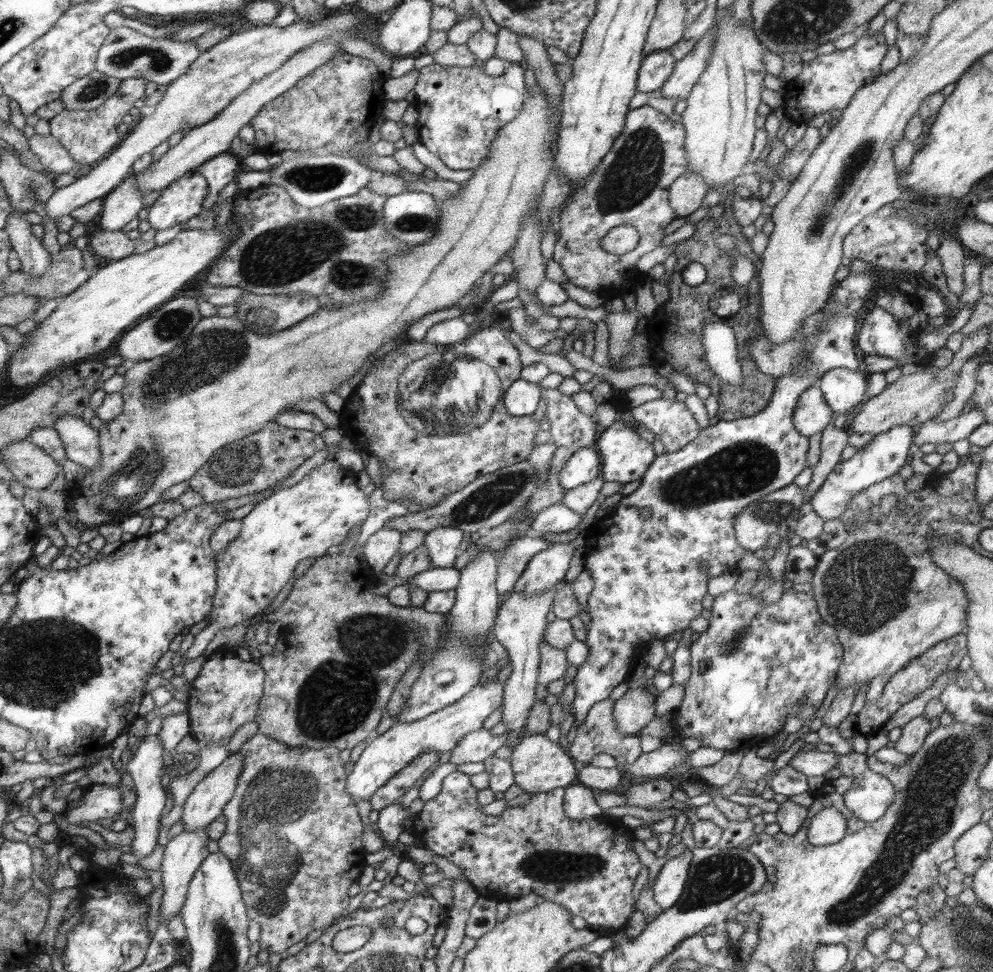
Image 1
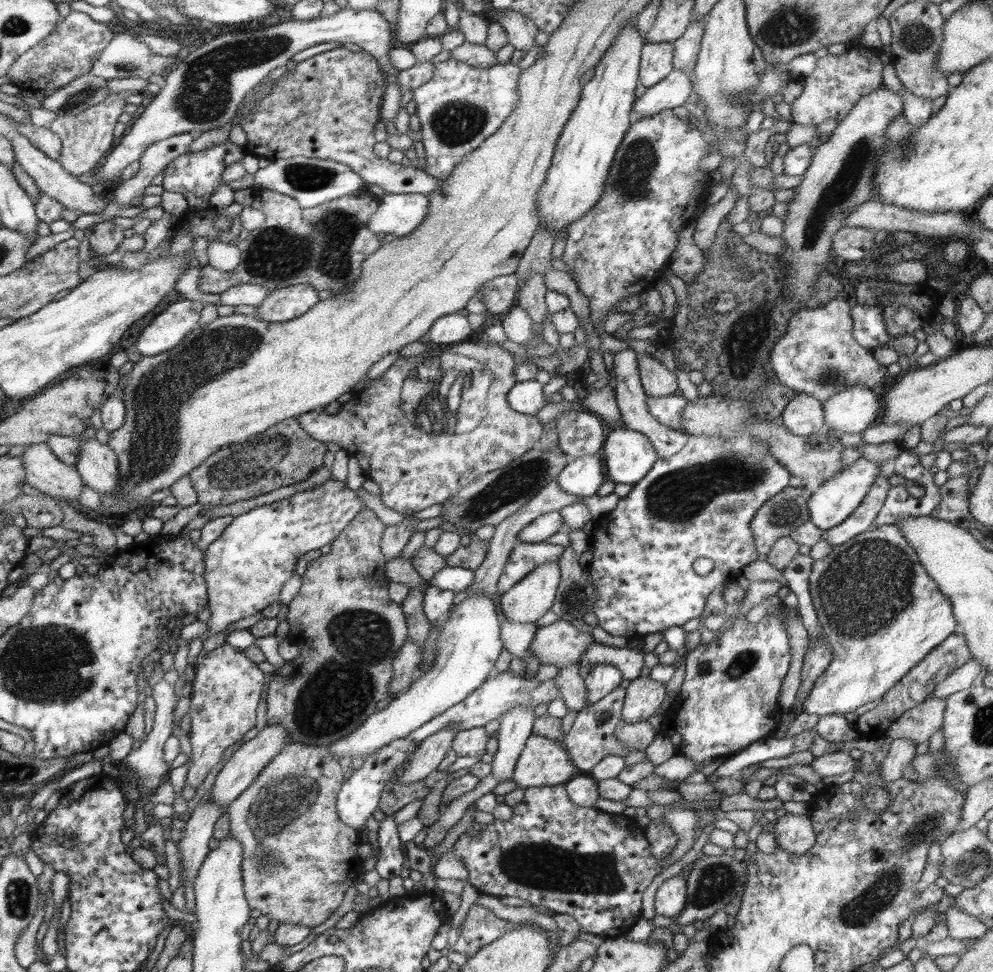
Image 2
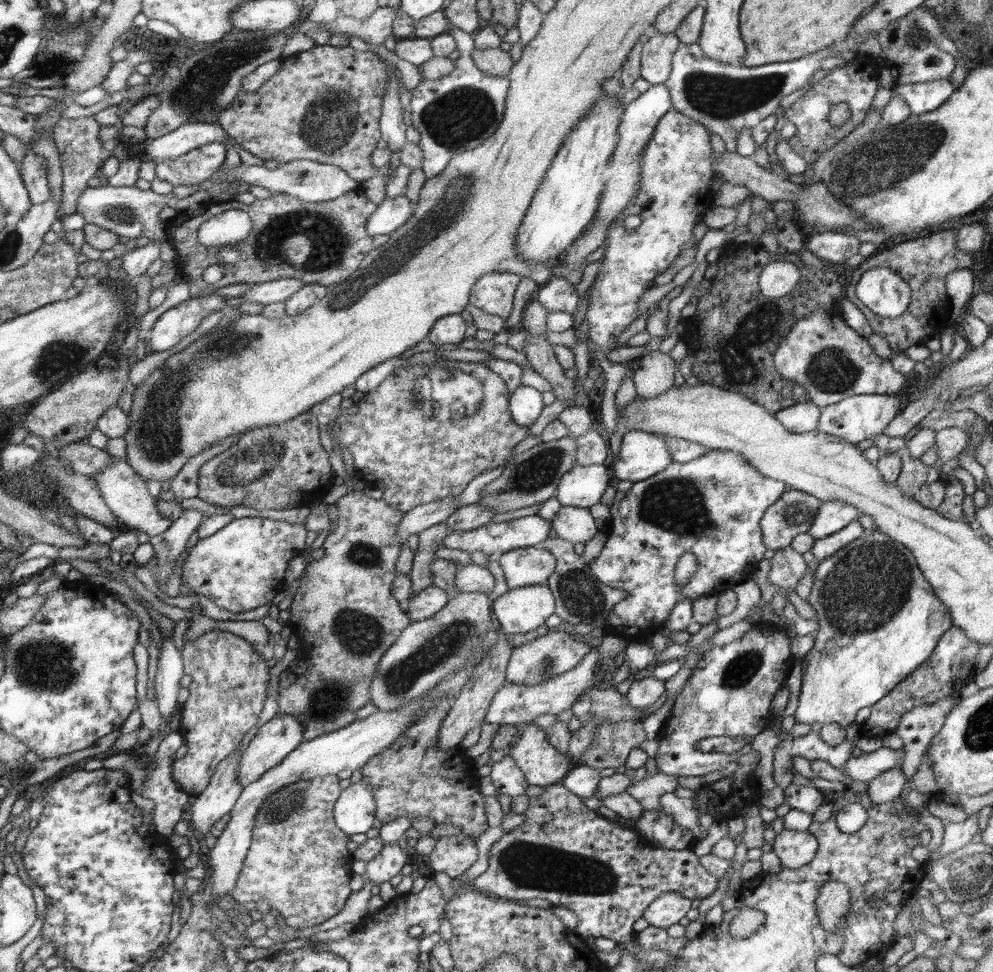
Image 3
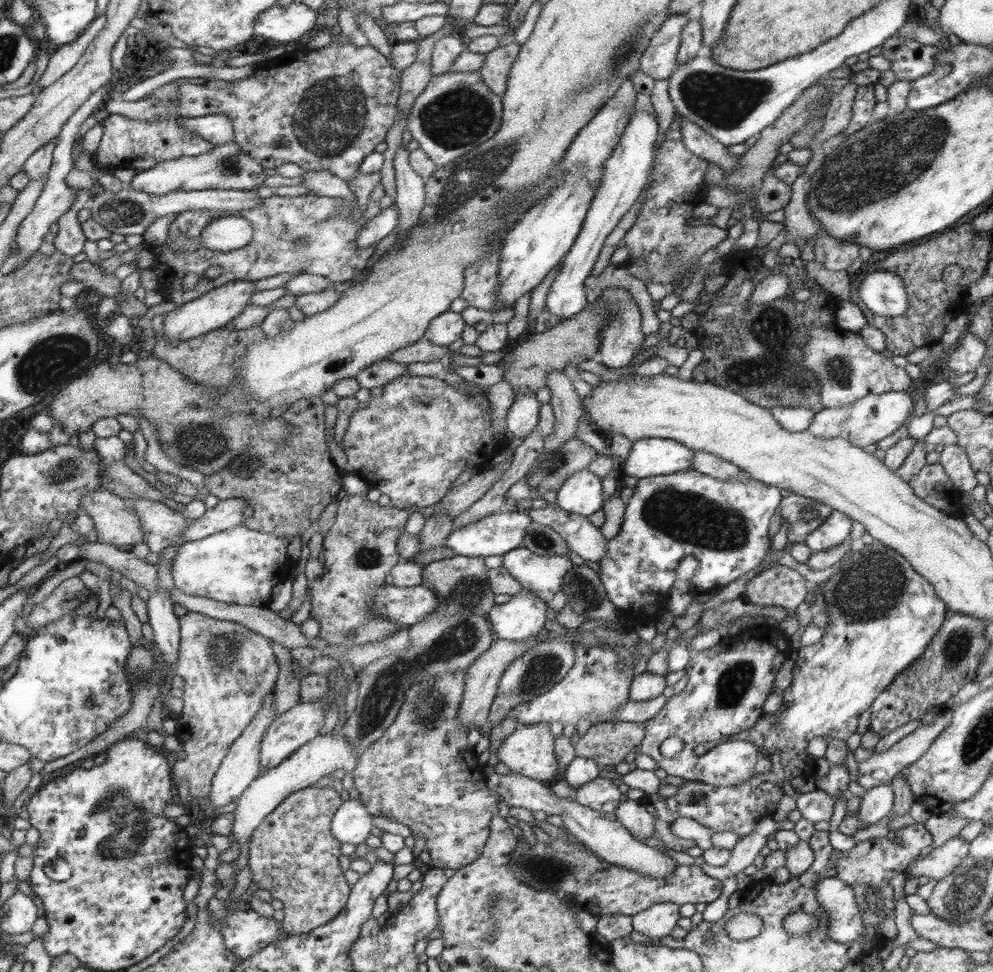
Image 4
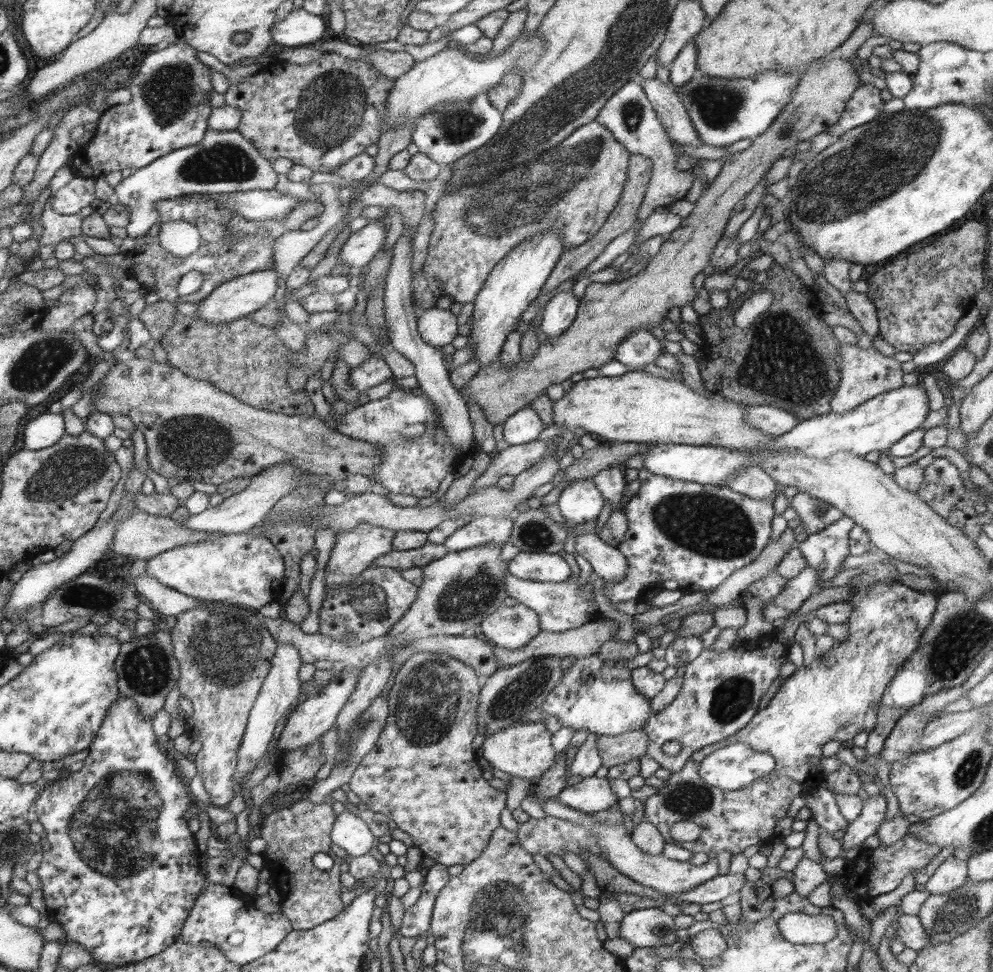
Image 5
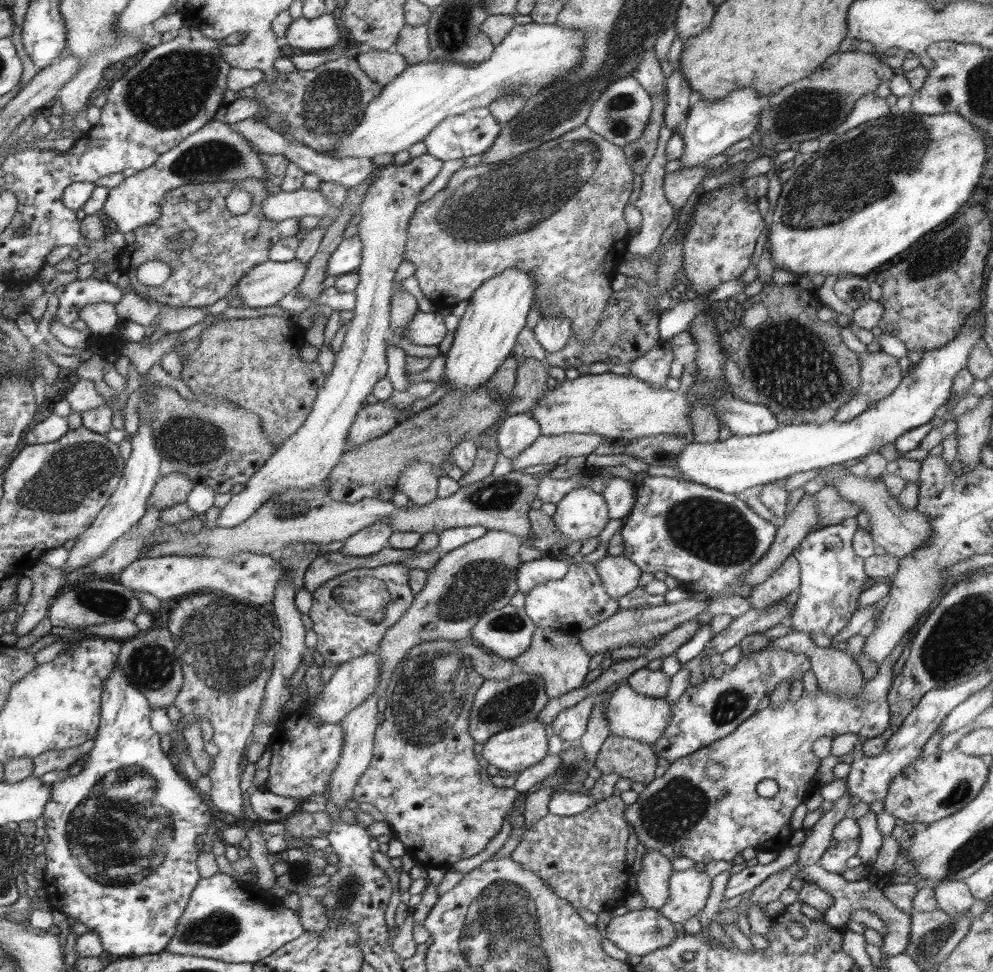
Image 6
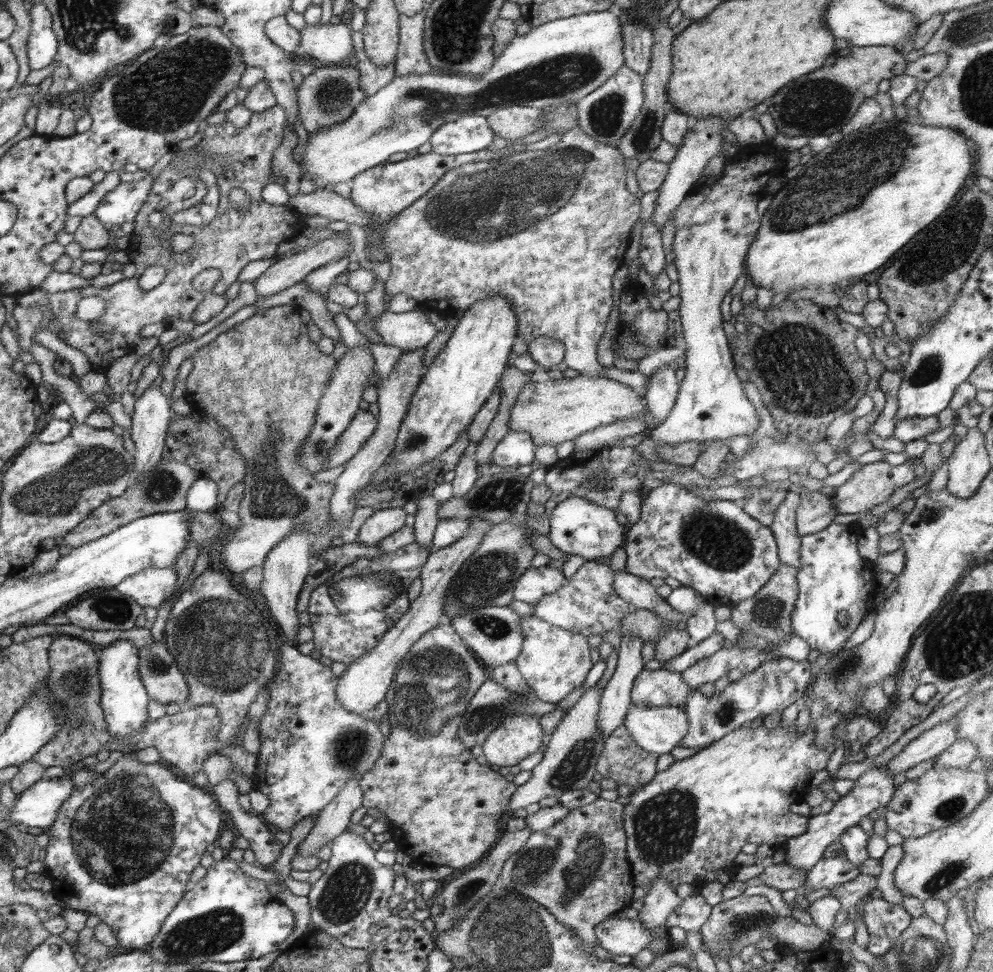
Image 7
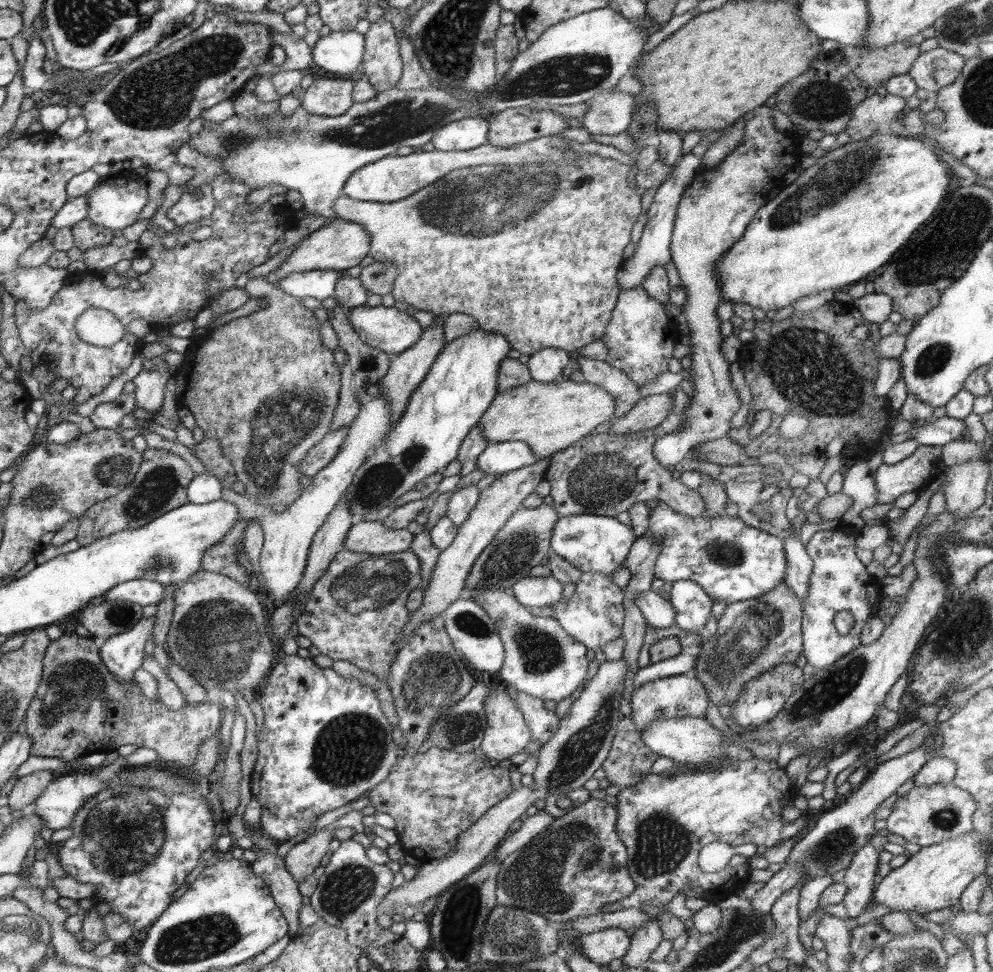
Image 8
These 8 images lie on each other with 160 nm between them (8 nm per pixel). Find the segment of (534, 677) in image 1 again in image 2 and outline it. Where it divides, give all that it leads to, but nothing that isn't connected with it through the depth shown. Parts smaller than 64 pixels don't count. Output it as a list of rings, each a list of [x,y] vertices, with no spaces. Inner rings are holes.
[[[504,617],[501,618],[500,624],[500,640],[502,646],[507,648],[512,656],[517,656],[526,662],[528,666],[528,674],[525,679],[535,680],[532,674],[538,670],[539,660],[531,654],[532,640],[536,636],[536,632],[540,627],[536,623],[516,623]],[[515,707],[498,720],[498,750],[491,762],[491,772],[501,782],[512,781],[516,761],[533,733],[535,712],[532,707]]]

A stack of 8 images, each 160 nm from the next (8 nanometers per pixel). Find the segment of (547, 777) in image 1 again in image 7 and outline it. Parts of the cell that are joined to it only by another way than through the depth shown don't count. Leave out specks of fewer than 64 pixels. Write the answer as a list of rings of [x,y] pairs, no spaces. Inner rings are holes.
[[[534,715],[506,717],[482,744],[483,761],[489,765],[514,766],[545,745],[544,732]]]

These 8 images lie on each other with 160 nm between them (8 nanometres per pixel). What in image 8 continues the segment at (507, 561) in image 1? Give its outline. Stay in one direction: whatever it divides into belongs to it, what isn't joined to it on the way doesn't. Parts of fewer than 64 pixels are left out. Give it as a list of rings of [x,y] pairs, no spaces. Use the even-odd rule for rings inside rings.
[[[526,576],[512,586],[513,596],[526,607],[554,607],[562,601],[563,585],[554,576]]]

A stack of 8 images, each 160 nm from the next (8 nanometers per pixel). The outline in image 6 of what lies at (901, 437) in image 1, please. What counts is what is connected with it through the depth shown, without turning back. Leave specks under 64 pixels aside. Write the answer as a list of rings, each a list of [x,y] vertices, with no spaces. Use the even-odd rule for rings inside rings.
[[[847,518],[840,524],[822,526],[819,530],[810,531],[794,549],[791,556],[797,558],[801,574],[798,600],[787,621],[792,631],[834,637],[857,611],[858,598],[868,580],[864,570],[865,559],[854,553],[852,544],[857,524],[855,518]]]

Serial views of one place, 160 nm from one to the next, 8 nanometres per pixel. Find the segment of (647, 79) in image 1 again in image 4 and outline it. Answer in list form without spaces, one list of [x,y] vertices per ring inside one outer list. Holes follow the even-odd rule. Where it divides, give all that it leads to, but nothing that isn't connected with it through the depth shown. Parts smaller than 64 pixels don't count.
[[[686,13],[671,14],[651,38],[650,46],[640,57],[640,71],[654,80],[672,77],[677,68],[677,52],[682,29],[691,21]]]

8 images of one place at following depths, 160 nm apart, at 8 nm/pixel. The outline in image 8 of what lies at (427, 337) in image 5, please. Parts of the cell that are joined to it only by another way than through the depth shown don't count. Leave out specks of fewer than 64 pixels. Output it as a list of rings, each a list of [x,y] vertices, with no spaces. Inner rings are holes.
[[[362,305],[350,309],[347,319],[366,344],[388,355],[406,351],[418,342],[424,330],[413,316],[394,306]]]

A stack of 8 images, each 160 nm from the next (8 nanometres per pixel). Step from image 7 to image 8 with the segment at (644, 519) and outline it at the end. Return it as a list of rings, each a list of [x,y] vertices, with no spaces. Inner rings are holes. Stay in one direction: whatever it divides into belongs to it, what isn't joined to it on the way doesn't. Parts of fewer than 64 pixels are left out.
[[[658,502],[650,505],[649,525],[644,538],[656,537],[661,540],[661,550],[654,565],[654,578],[664,582],[678,582],[678,580],[692,580],[712,598],[713,601],[728,604],[744,600],[756,599],[766,592],[776,588],[784,581],[786,571],[786,556],[784,541],[777,536],[762,532],[759,528],[748,526],[738,517],[729,517],[726,511],[718,516],[709,516],[703,512],[696,518],[674,512],[671,506]]]

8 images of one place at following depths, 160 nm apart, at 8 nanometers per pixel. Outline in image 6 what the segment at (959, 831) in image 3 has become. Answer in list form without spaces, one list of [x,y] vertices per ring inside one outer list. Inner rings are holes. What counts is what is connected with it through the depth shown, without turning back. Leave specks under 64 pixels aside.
[[[943,880],[932,886],[939,908],[957,920],[973,905],[975,898],[963,880]]]

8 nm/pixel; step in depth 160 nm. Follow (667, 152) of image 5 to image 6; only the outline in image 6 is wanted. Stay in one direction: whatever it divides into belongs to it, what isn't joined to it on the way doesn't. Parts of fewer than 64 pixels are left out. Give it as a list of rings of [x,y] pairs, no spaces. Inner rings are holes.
[[[626,76],[610,84],[610,88],[606,88],[604,94],[600,94],[600,98],[593,104],[585,126],[604,137],[608,142],[622,148],[626,143],[632,143],[644,134],[654,106],[651,94],[640,85],[634,76]],[[699,166],[674,171],[665,176],[663,189],[667,201],[676,211],[680,211],[683,208],[686,200],[694,194],[696,186],[700,184],[701,180],[703,180],[706,173],[710,170],[711,168]]]

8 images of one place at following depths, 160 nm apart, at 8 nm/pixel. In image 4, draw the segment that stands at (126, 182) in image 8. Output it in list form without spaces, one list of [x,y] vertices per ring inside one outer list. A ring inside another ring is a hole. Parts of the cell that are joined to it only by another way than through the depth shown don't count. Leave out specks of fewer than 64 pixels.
[[[234,141],[215,146],[212,152],[202,156],[184,156],[184,158],[176,158],[148,170],[136,172],[126,187],[148,194],[208,189],[248,189],[250,191],[262,186],[265,178],[267,178],[265,168],[254,158],[250,158],[246,152],[239,150],[238,144]]]

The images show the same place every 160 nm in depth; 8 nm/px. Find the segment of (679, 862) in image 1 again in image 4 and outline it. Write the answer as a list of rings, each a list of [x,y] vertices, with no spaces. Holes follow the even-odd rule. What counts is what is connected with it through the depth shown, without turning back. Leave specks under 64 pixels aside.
[[[662,902],[632,917],[633,930],[653,939],[670,936],[670,932],[678,926],[678,913],[681,905]]]

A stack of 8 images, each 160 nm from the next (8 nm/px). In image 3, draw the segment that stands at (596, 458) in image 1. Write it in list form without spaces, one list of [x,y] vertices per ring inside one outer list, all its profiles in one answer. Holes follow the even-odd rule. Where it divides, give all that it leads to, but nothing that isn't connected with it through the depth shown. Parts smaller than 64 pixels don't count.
[[[608,464],[576,465],[564,474],[557,486],[553,506],[590,508],[601,501],[608,485],[614,483]]]

